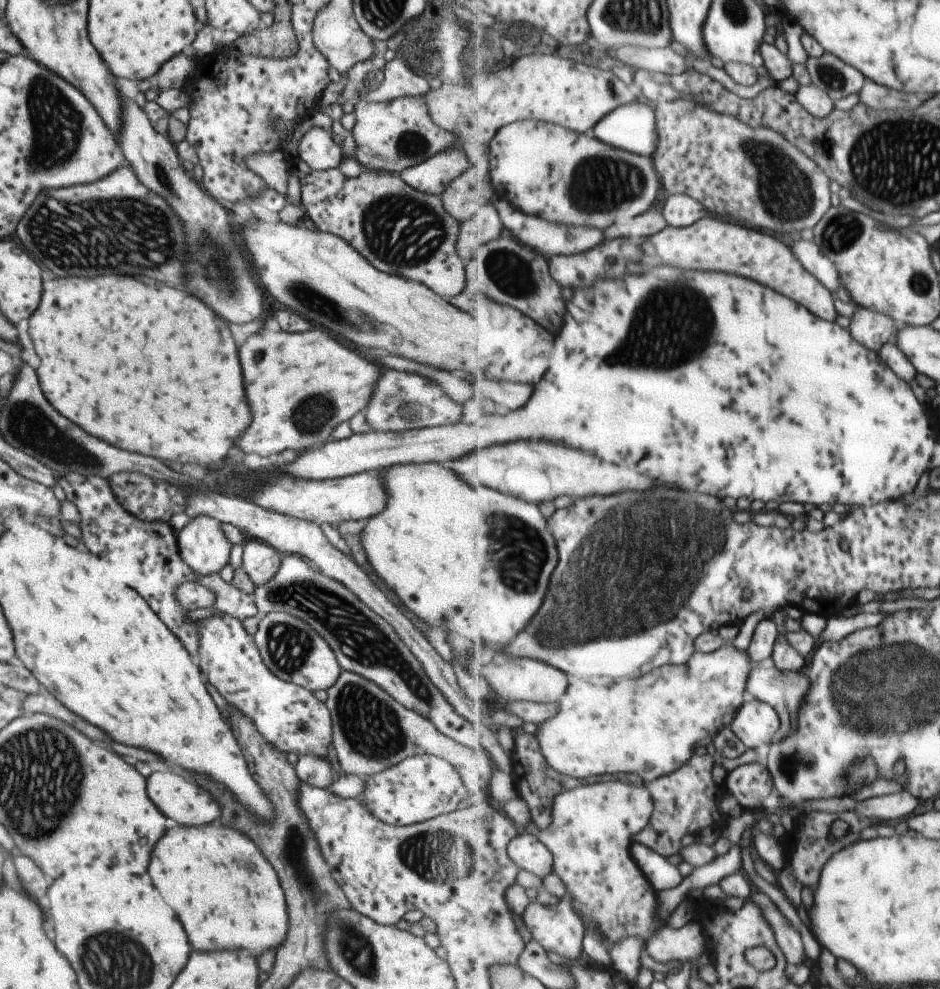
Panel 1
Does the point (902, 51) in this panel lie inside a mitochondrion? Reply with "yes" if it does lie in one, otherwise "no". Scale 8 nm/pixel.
no

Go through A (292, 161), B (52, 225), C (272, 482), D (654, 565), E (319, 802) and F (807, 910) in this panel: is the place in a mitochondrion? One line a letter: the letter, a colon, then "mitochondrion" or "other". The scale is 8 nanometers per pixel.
A: other
B: mitochondrion
C: other
D: mitochondrion
E: other
F: other

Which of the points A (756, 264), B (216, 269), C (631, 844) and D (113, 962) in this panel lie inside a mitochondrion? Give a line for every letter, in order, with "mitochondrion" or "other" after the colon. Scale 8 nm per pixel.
A: other
B: mitochondrion
C: other
D: mitochondrion

